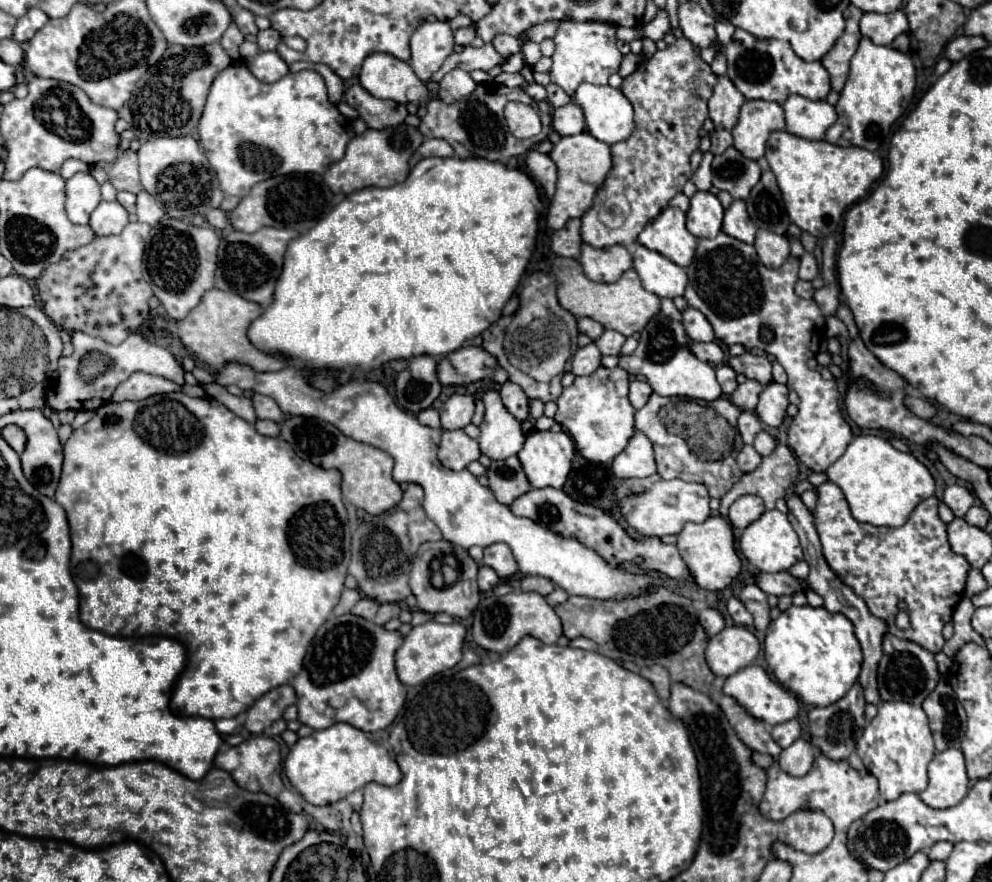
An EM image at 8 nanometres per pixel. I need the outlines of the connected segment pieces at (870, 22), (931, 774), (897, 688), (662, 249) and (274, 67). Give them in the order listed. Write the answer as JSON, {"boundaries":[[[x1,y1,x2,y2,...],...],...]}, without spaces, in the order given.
{"boundaries":[[[902,10,890,14,864,14,860,20,860,32,874,44,888,46,898,34,908,32,906,14]],[[954,750,938,752,928,766,928,788,920,798,930,808,952,808,968,794,968,776,964,766,964,754]],[[886,632,882,638,882,660,878,666,878,690,882,700,904,700,910,704,922,704,924,698,936,688,938,684,938,668,934,654,926,648,918,646,916,642,896,638,894,634]],[[678,192,668,206,650,222,638,236,638,244,654,250,674,264,686,268,696,252,698,238,686,228,686,214,690,208,690,198]],[[260,52,248,60,248,68,262,82,276,82,290,72,288,64,280,58,278,52]]]}

